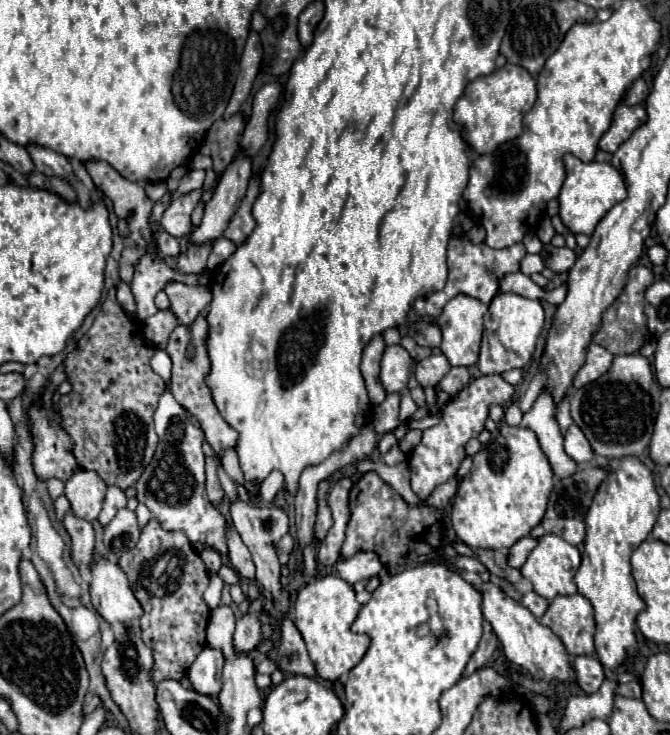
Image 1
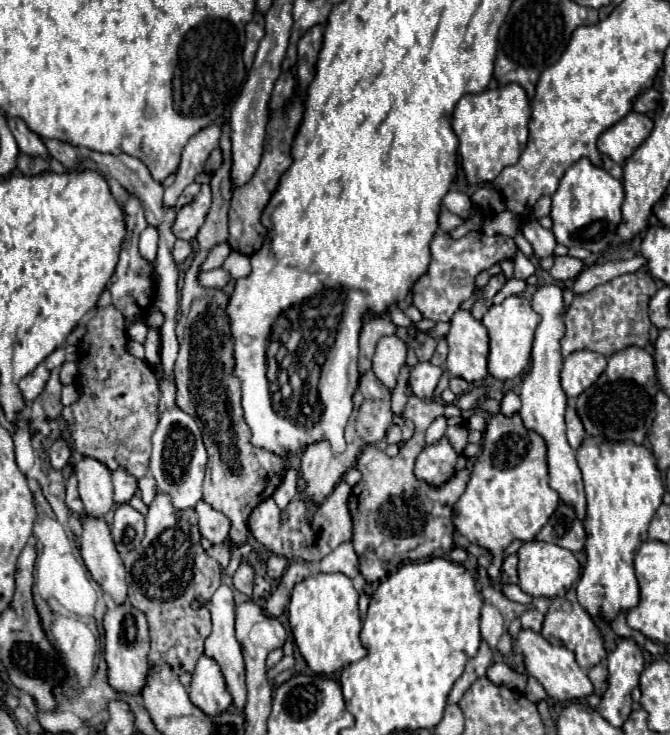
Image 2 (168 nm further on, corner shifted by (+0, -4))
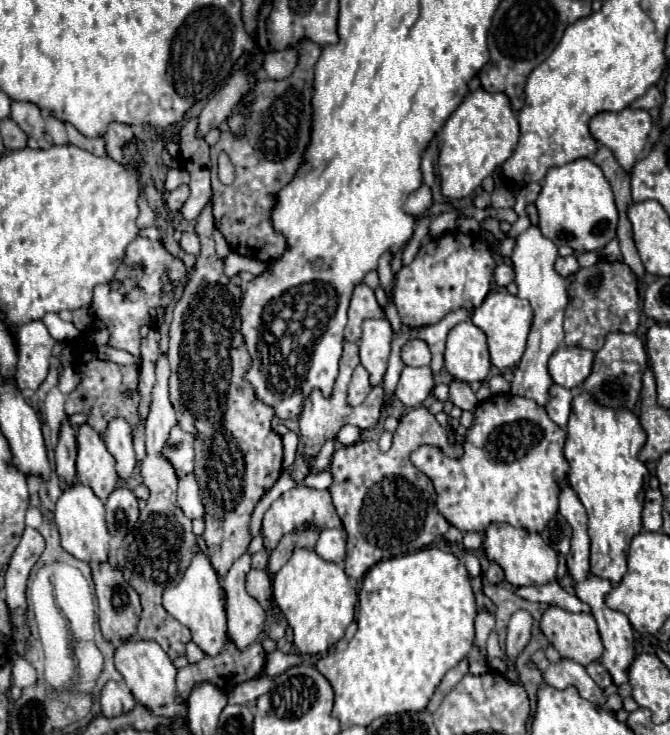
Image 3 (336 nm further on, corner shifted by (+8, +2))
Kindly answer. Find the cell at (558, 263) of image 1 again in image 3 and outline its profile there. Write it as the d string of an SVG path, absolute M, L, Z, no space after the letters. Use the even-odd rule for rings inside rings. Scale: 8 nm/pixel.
M570 255L570 257L558 257L554 267L556 267L556 271L558 271L562 277L568 277L568 275L572 275L572 273L578 271L578 261L576 261L574 255Z

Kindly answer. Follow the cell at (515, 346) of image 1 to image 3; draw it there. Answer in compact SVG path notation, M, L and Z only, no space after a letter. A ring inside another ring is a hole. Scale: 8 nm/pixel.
M498 289L494 293L488 293L484 303L472 313L472 323L486 333L490 361L494 367L506 369L506 367L518 365L526 347L530 325L532 325L532 307L528 305L528 301L508 293L506 289Z

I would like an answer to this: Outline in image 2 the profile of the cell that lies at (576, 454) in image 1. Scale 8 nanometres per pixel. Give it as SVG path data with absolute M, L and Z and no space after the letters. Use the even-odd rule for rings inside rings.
M572 405L566 409L566 435L568 435L568 443L572 449L578 449L586 435L584 425L580 423L580 417L576 415L576 409Z

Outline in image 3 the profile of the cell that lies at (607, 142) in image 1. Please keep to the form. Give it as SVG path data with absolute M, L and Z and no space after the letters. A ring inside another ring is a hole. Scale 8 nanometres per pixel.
M622 109L618 113L600 113L590 121L592 137L608 147L616 161L630 171L646 147L652 117L644 109Z

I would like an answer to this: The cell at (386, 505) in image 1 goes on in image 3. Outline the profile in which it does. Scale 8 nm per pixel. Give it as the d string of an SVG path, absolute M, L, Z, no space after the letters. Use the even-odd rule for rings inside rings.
M424 405L410 409L400 419L392 447L386 453L378 451L376 441L358 441L336 449L330 465L330 473L334 477L330 493L348 533L348 549L344 559L344 571L348 577L360 581L380 559L420 551L436 537L438 511L434 483L410 461L412 451L420 445L436 445L452 459L460 459L464 453L460 443L448 443L448 431L438 425L430 409ZM376 515L382 515L382 523L378 523Z

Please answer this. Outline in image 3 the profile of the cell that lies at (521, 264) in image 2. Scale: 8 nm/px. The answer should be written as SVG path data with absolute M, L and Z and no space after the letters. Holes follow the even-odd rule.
M498 265L494 271L494 277L500 287L506 287L514 279L514 269L510 265Z

